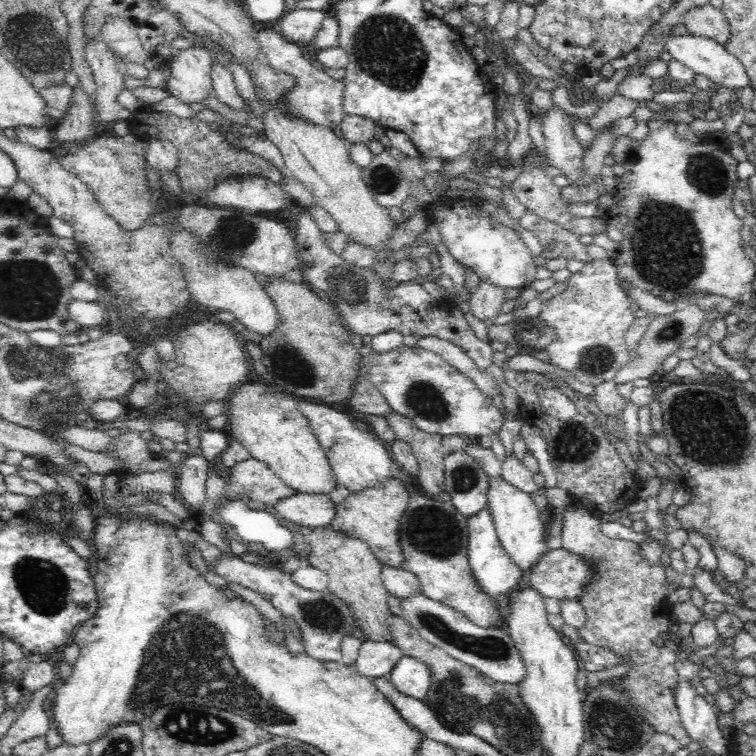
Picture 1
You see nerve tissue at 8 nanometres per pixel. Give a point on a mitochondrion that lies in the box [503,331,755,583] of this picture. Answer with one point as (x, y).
(715, 437)

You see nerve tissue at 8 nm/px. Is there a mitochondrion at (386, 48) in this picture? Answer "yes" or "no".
yes

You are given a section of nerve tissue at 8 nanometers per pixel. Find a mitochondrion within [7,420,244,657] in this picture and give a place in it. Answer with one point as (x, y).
(43, 585)

